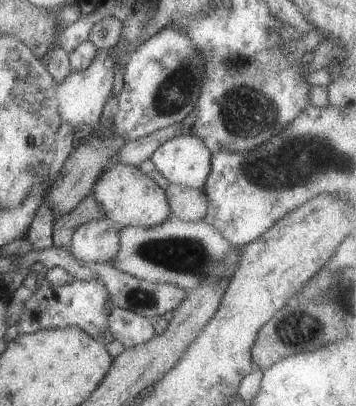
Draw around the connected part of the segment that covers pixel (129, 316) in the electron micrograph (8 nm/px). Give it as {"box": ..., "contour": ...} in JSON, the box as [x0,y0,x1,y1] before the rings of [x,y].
{"box":[107,307,154,349],"contour":[[[111,307],[109,312],[107,330],[124,349],[143,344],[154,335],[153,326],[147,317],[115,307]]]}

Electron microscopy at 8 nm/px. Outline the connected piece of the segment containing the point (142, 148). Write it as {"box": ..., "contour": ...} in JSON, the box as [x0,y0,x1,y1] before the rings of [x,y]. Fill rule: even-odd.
{"box":[111,122,194,167],"contour":[[[177,122],[135,140],[125,141],[125,144],[119,148],[117,156],[111,160],[111,164],[131,164],[138,167],[143,160],[150,158],[155,152],[155,148],[161,146],[163,142],[167,142],[167,140],[171,140],[171,138],[176,136],[194,135],[193,125],[190,124],[184,127],[180,125],[180,122]]]}

